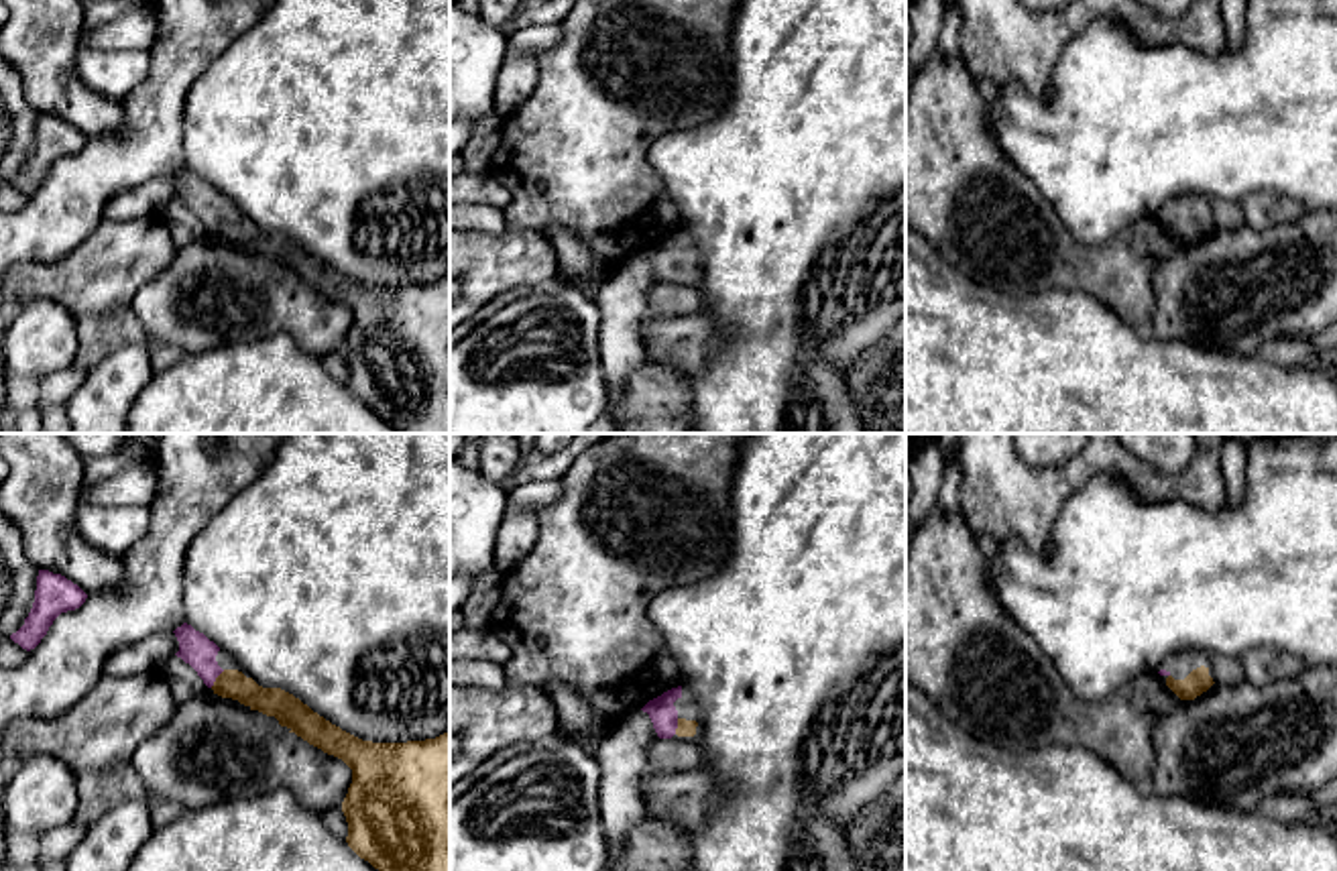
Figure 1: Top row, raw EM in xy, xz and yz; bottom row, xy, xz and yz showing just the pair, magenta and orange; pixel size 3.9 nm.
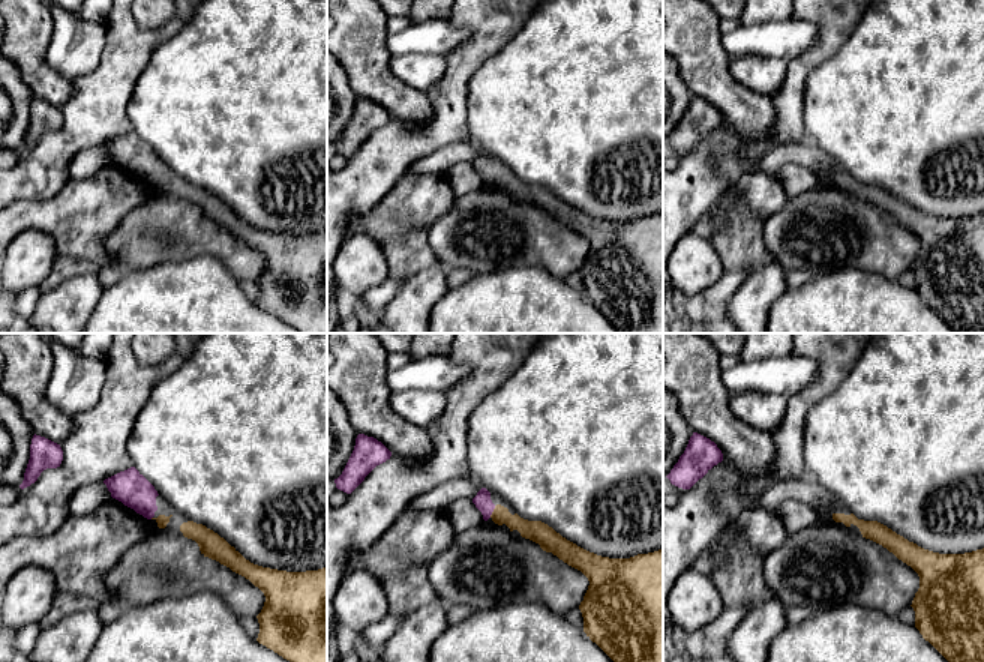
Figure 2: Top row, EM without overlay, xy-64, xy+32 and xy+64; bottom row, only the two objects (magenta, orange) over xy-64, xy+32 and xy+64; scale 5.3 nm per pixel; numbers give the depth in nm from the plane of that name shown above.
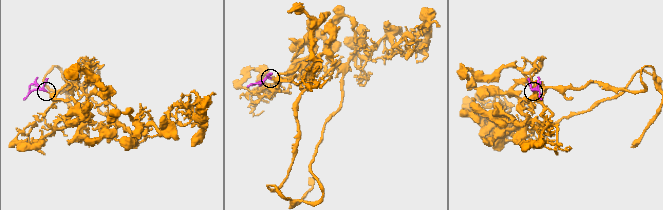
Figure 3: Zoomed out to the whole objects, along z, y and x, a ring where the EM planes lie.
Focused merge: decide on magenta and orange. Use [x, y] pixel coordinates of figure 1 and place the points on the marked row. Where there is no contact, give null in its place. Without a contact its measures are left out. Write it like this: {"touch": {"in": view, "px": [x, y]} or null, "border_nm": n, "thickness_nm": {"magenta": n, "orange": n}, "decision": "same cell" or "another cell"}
{"touch": {"in": "xy", "px": [216, 676]}, "border_nm": 90, "thickness_nm": {"magenta": 130, "orange": 110}, "decision": "same cell"}

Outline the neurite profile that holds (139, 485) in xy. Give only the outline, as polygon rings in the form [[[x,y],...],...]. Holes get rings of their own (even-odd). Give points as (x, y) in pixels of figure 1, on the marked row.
[[[149,462],[124,468],[98,482],[83,484],[79,501],[96,505],[136,505],[149,509],[159,492],[159,476],[153,462]]]

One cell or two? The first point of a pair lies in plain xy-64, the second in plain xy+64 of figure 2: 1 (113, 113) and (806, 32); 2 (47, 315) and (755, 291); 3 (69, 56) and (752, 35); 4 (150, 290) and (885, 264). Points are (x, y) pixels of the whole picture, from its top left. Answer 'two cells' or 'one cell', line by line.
1: two cells
2: one cell
3: two cells
4: two cells

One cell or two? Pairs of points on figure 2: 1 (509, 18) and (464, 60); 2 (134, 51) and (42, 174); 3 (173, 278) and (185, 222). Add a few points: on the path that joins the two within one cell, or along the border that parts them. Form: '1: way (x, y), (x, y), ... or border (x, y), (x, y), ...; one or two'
1: way (498, 27), (474, 51); one
2: way (113, 81), (99, 98), (96, 113), (65, 144); one
3: border (210, 254), (141, 269); two

